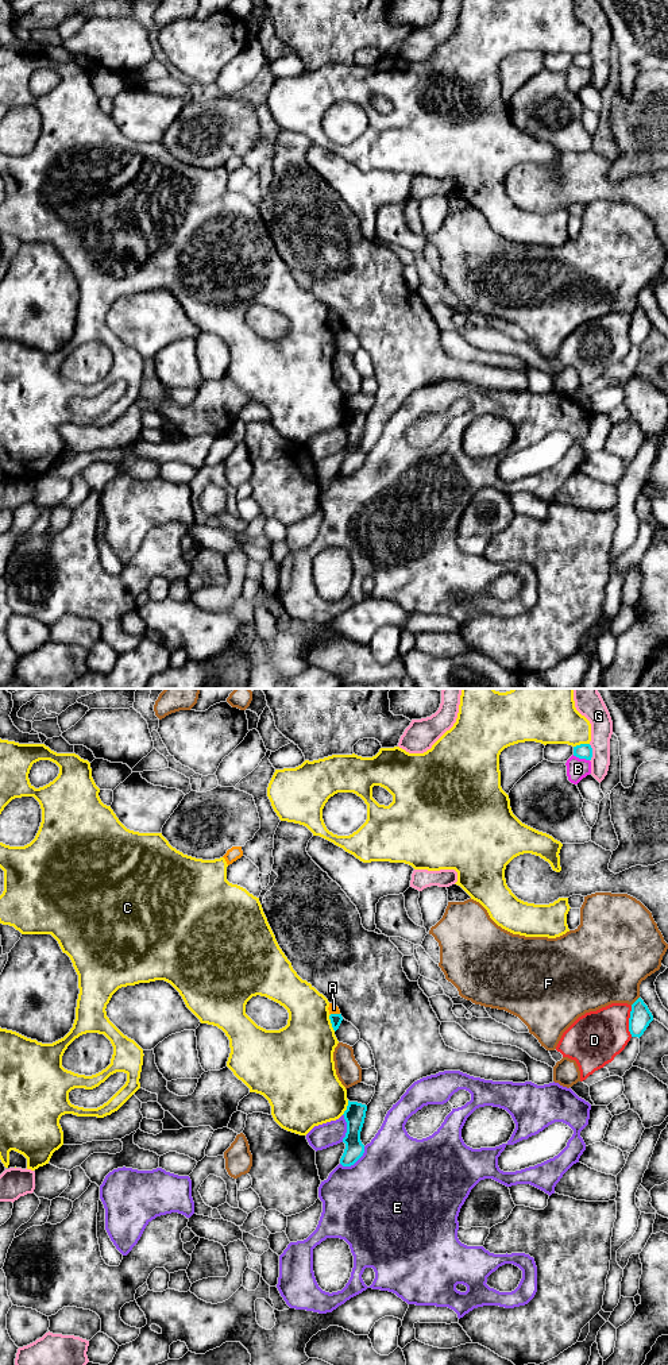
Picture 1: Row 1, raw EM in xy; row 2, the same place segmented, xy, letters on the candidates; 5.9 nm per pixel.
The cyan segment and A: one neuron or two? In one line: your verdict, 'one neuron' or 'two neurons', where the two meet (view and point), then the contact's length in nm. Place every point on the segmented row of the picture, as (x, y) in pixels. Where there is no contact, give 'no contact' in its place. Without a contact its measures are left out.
two neurons; contact xy (335, 1014); length 60 nm

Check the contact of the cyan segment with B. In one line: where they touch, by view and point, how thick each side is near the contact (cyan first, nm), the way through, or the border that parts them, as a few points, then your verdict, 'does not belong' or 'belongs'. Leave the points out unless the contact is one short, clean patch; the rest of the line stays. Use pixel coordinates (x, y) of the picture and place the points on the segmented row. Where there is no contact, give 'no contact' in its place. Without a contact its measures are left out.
meets cyan in xy at (580, 758); 90 nm thick on the cyan side, 130 nm on the other; does not belong

